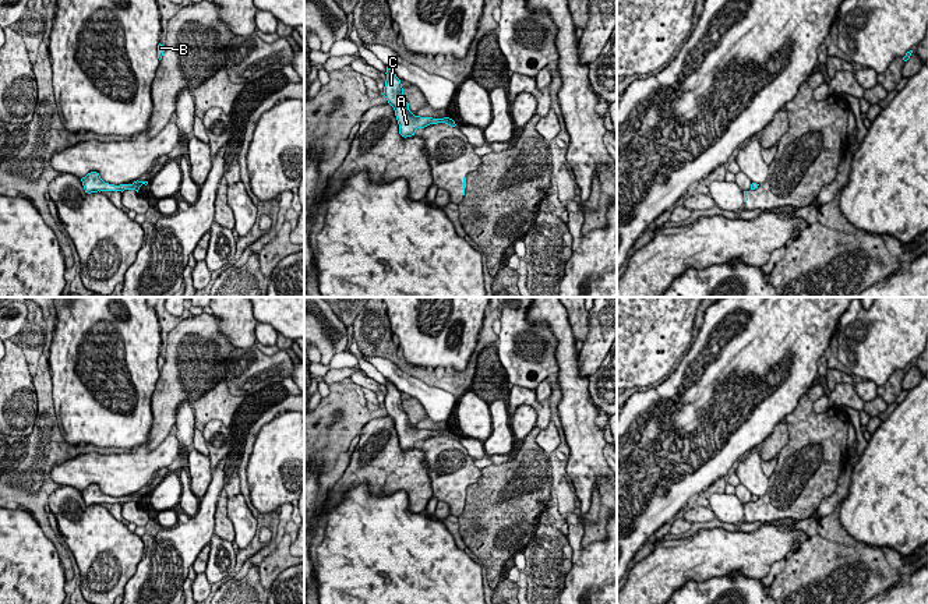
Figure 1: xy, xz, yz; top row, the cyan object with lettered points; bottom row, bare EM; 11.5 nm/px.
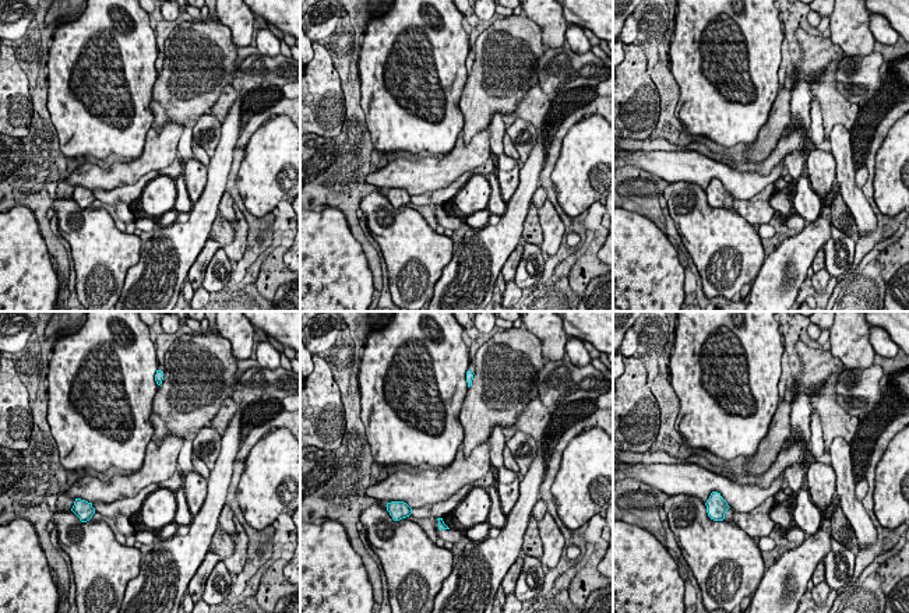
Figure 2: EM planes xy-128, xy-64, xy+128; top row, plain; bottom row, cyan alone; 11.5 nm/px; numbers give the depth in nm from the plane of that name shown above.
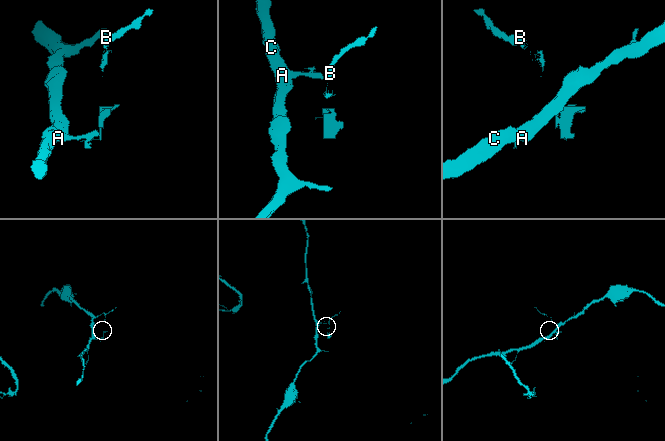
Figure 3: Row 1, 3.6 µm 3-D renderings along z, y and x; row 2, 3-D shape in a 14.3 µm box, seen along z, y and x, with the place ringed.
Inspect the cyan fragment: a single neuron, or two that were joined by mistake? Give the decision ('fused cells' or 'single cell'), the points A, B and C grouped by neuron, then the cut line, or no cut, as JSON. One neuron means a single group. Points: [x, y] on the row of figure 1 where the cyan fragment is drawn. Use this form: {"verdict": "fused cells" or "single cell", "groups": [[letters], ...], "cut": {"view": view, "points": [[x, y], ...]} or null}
{"verdict": "fused cells", "groups": [["A", "C"], ["B"]], "cut": {"view": "xy", "points": [[129, 189], [137, 190]]}}

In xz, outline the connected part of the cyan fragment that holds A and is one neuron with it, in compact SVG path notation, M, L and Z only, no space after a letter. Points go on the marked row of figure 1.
M387 67L387 81L384 86L384 96L387 98L388 103L394 107L395 116L399 124L399 134L402 137L412 137L414 135L417 128L424 128L430 124L445 123L451 127L455 127L455 121L449 117L445 120L442 119L433 119L433 117L420 117L414 116L409 110L409 103L403 98L403 88L401 80L396 74Z

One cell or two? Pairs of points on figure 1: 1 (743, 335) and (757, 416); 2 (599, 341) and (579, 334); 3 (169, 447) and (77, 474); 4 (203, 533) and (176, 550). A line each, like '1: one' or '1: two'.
1: one
2: two
3: one
4: one

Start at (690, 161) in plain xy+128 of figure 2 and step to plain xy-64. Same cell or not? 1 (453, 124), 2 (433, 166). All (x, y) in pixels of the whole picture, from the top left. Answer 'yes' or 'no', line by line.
1: no
2: yes

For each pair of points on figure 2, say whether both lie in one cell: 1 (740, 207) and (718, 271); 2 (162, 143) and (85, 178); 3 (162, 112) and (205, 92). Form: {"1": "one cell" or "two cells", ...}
{"1": "two cells", "2": "one cell", "3": "one cell"}

